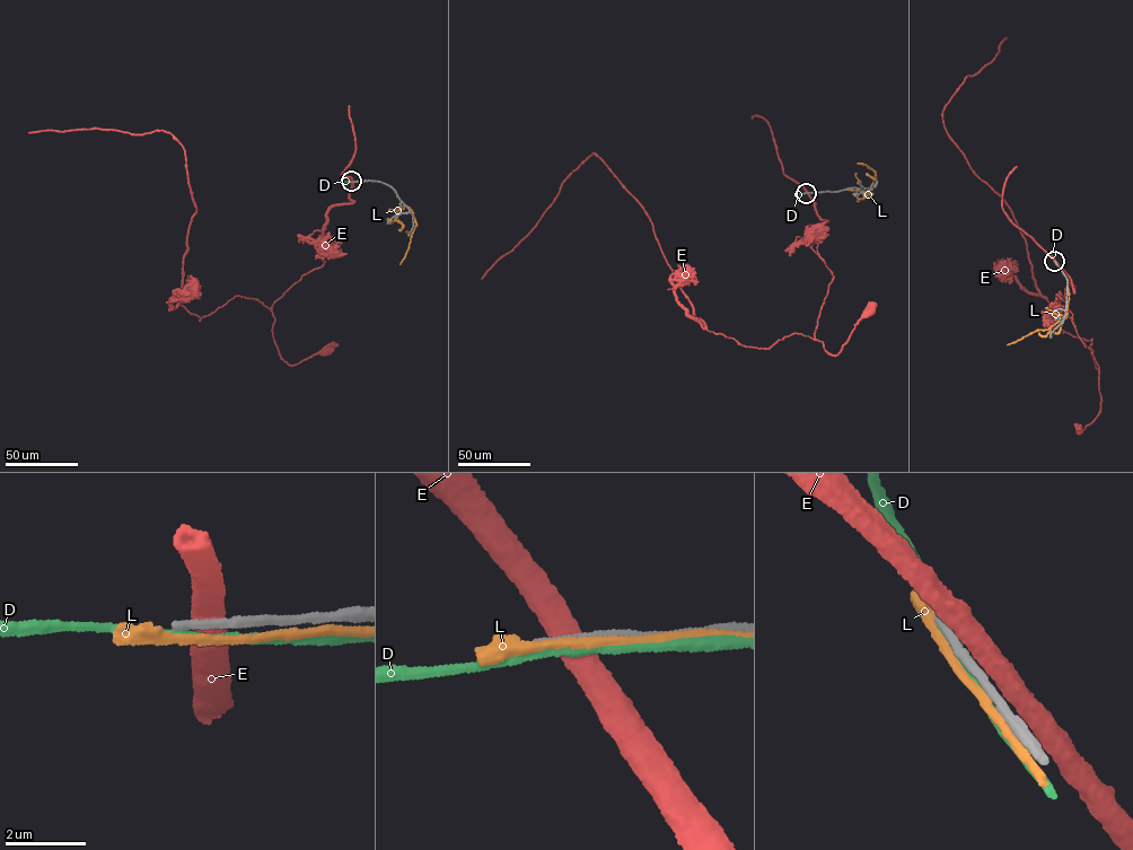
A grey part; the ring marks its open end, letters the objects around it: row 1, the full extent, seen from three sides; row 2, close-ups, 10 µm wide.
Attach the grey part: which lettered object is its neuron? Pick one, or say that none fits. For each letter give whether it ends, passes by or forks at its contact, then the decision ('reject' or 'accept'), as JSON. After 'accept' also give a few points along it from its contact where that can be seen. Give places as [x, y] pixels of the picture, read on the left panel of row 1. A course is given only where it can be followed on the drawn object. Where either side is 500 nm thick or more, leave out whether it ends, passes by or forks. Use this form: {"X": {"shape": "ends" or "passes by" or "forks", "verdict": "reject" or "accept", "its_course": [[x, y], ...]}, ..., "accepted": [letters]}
{"D": {"shape": "passes by", "verdict": "reject"}, "E": {"verdict": "reject"}, "L": {"shape": "passes by", "verdict": "reject"}, "accepted": []}

